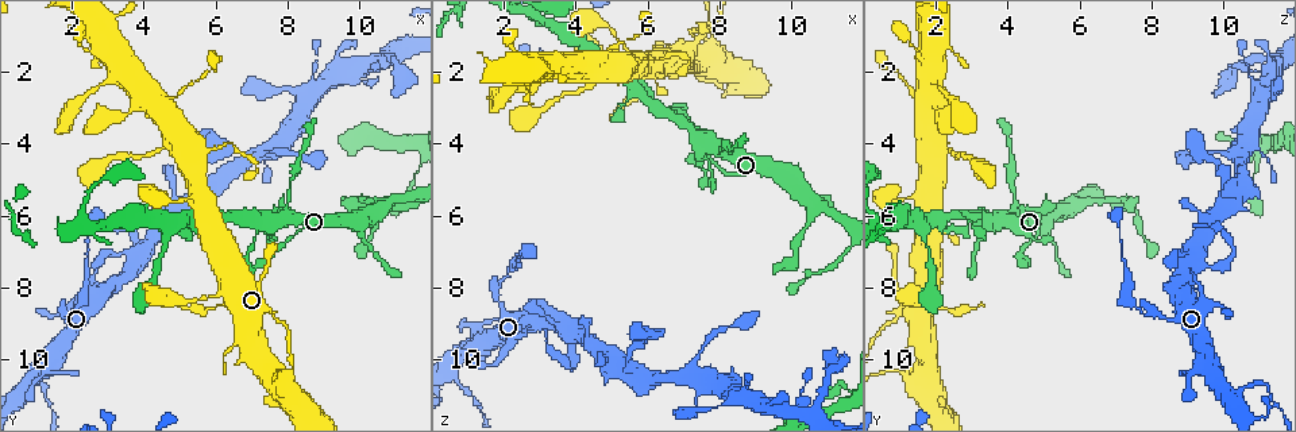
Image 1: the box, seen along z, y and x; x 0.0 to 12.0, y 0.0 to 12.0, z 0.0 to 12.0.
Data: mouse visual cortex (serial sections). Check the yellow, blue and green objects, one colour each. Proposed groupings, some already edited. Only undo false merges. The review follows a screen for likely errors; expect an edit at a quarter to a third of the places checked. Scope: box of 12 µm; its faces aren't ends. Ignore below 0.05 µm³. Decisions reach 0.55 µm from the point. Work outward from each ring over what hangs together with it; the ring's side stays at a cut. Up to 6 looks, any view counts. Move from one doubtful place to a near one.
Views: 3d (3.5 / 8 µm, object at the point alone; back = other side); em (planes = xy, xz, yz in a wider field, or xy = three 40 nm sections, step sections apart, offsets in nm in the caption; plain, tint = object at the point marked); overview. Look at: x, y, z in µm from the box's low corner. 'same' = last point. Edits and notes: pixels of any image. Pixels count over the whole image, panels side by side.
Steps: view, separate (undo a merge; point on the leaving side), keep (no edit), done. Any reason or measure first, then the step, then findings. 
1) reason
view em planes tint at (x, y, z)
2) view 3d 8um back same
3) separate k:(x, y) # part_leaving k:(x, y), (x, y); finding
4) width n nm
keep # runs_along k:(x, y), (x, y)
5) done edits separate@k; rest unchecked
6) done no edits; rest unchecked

thick turns thin
view 3d 3.5um at (1.4, 10.1, 9.6)

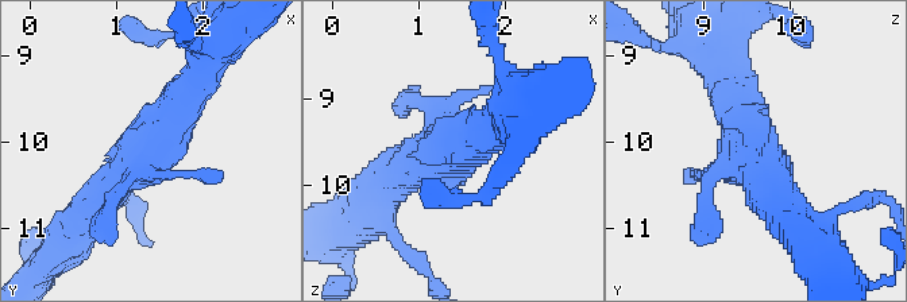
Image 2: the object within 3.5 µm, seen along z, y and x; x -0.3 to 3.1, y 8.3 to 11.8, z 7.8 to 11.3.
need the tissue
view em xy step 3 tint at (1.40, 10.10, 9.60)

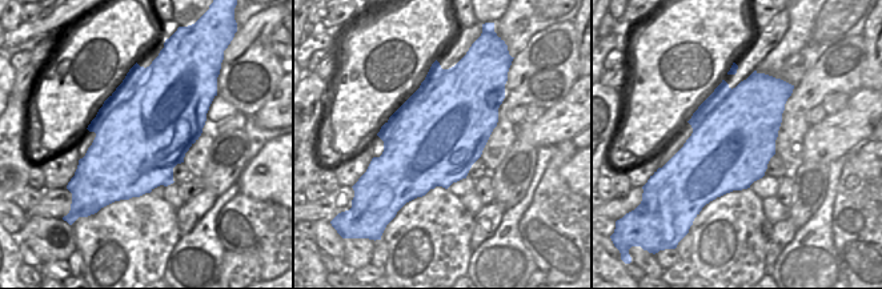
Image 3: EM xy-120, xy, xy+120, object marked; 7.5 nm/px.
keep # runs_along 2:(197, 81), (157, 143), (89, 213); one cell here

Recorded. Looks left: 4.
narrows sharply
view 3d 3.5um back at (2.0, 8.7, 7.7)

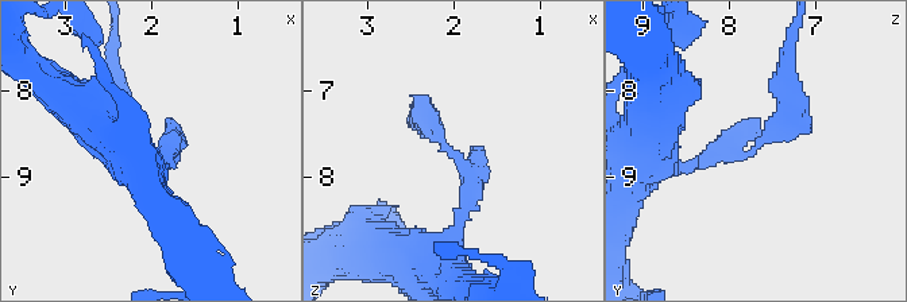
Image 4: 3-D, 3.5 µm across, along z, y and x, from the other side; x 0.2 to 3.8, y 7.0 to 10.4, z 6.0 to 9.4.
arm_widths 150, 300 nm
view em xy step 2 tint at (2.00, 8.75, 7.75)

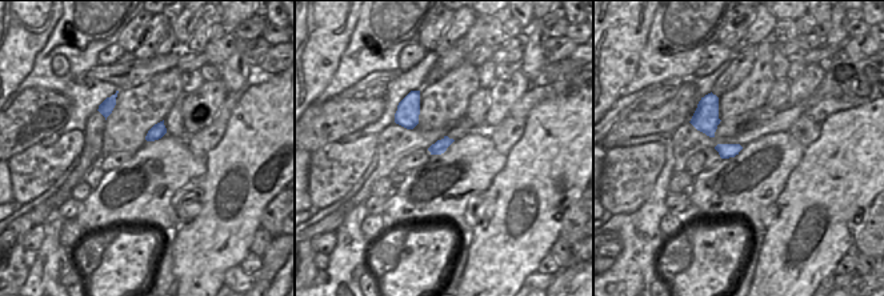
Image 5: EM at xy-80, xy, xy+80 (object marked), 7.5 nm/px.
width 100 nm
separate 4:(788, 128) # part_leaving 4:(756, 147), (790, 111), (790, 39); two cells meet here

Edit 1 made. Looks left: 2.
view 3d 3.5um at (7.7, 6.1, 4.1)

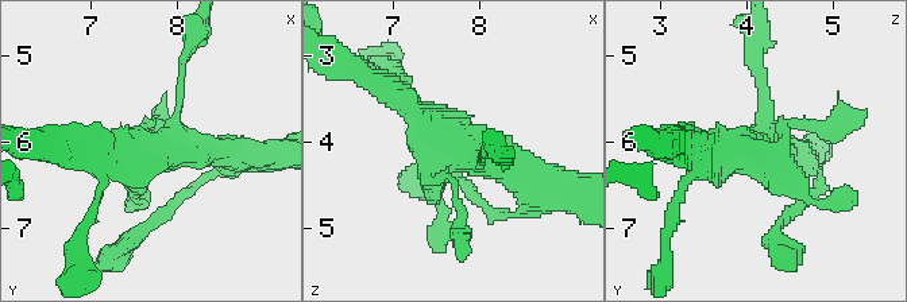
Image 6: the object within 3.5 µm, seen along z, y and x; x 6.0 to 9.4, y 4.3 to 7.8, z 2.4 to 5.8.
keep # runs_along 6:(536, 185), (446, 140), (388, 88); all the same cell

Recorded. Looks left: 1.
done edits separate@4; rest unchecked

